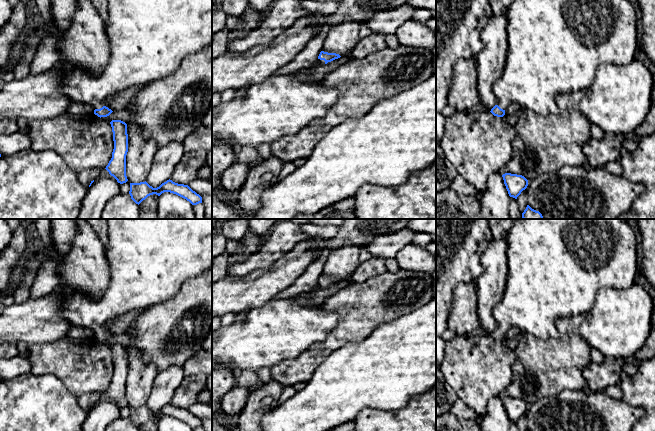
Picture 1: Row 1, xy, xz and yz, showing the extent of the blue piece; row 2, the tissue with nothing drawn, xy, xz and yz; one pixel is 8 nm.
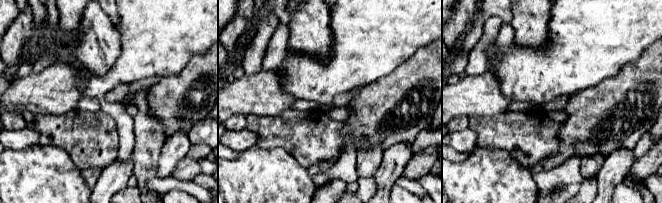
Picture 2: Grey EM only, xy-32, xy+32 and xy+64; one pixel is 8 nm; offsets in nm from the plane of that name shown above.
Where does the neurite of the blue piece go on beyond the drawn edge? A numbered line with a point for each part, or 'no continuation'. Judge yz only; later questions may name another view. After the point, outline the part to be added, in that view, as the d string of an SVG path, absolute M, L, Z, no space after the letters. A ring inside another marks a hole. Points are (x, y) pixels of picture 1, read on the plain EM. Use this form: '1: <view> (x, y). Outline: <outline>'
1: yz (556, 267). Outline: M515 219L507 236L508 276L501 300L494 306L492 315L497 329L505 334L510 328L518 328L537 339L550 339L558 336L556 322L561 318L582 316L589 313L594 305L597 293L604 288L626 289L635 283L637 275L636 235L633 223L622 219Z

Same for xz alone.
1: xz (281, 330). Outline: M318 283L311 291L284 299L272 299L259 308L253 308L240 322L221 326L212 331L212 362L214 368L233 368L257 373L261 368L275 365L299 357L316 342L323 341L337 325L340 316L337 312L325 311L322 305L302 305L301 298L309 299L317 289L325 285Z

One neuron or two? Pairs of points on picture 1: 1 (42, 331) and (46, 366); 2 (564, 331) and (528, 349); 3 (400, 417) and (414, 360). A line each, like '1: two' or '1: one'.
1: two
2: one
3: two

